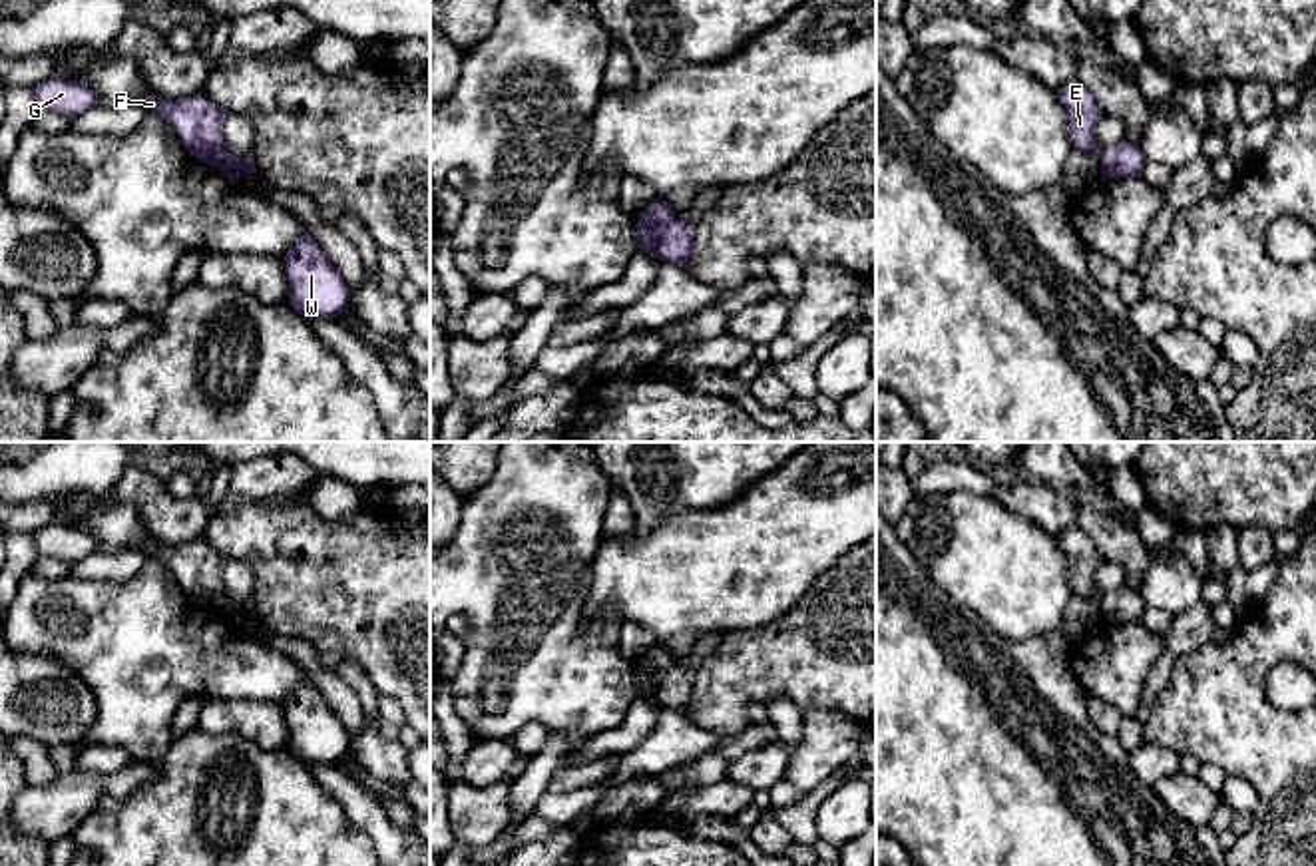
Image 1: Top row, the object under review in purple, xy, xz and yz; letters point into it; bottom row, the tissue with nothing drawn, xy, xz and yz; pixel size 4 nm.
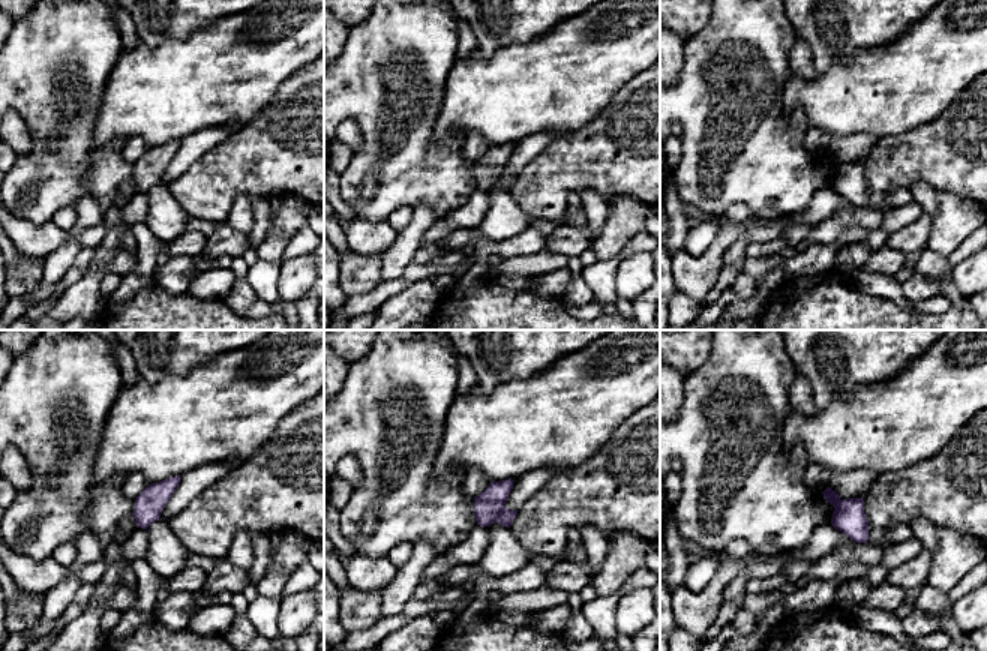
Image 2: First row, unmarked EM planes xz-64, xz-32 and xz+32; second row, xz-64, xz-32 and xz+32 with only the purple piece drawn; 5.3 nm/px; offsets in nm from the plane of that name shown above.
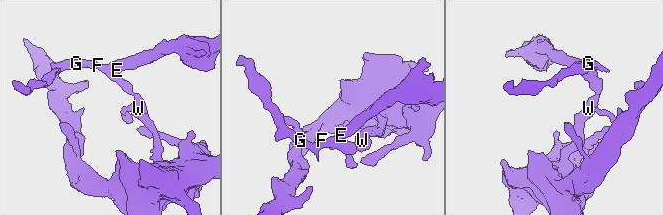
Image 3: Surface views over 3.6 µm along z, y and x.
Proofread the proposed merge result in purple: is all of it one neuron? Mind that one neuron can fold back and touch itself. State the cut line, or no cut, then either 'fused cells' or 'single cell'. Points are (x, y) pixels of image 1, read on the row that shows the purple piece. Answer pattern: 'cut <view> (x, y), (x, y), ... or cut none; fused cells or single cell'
cut xz (673, 217), (654, 251); fused cells

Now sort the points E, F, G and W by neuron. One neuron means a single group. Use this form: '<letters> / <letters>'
E F G / W

